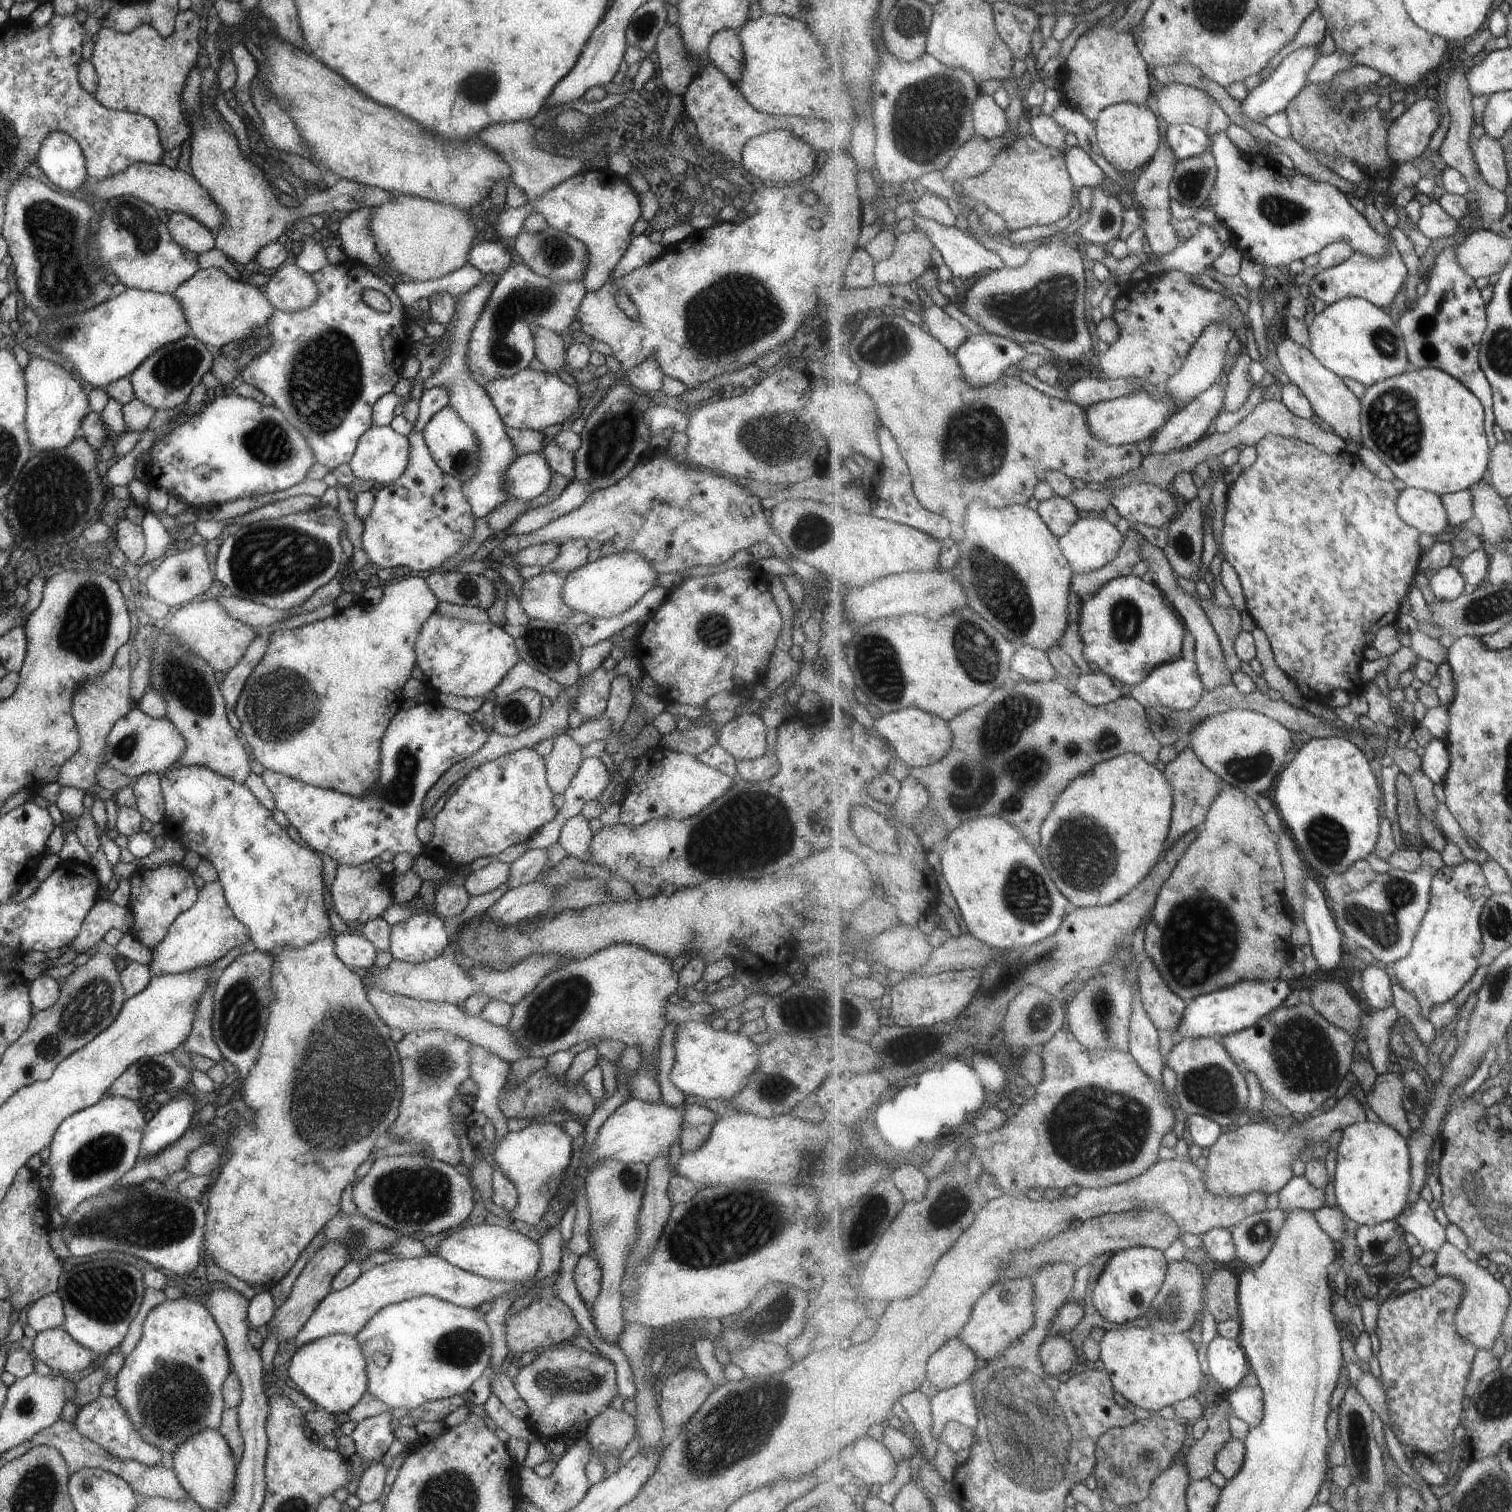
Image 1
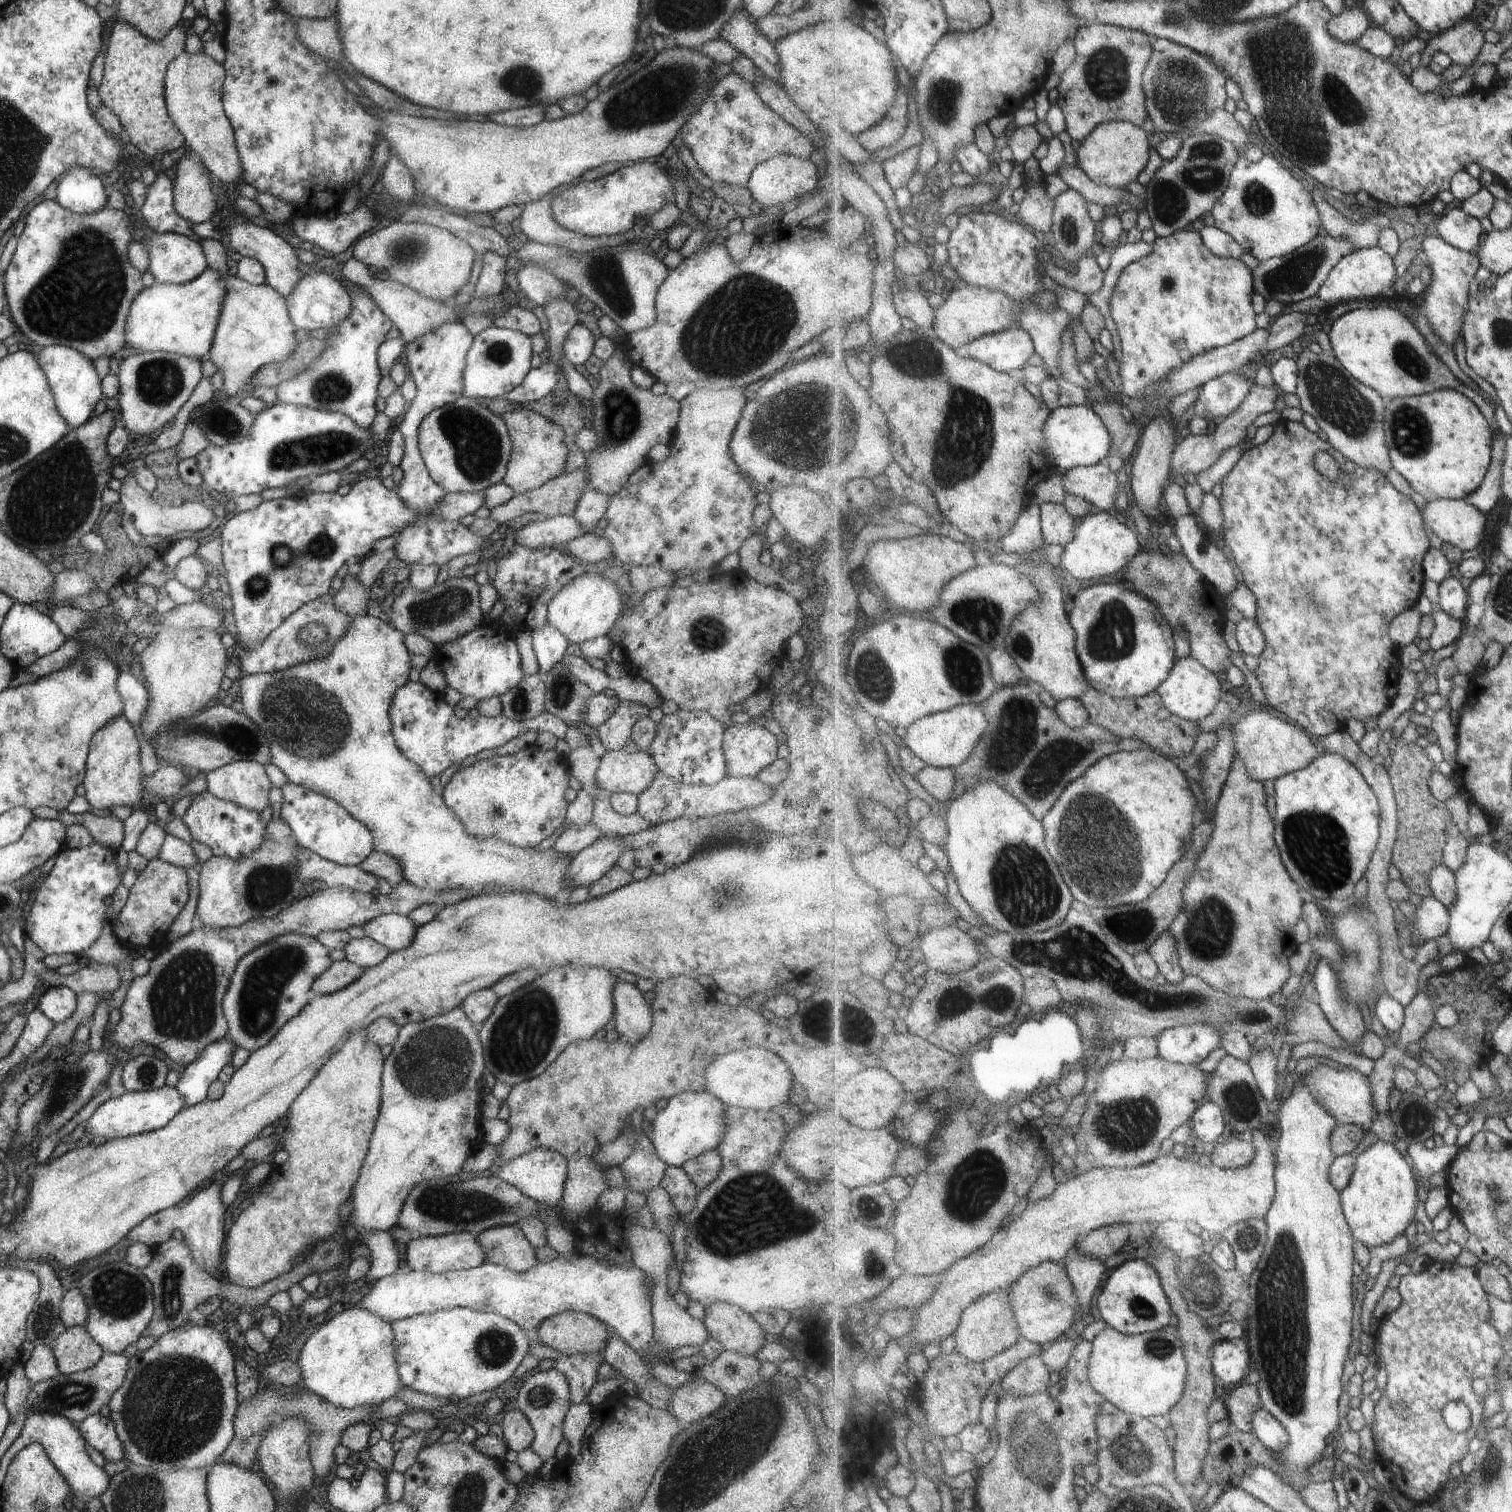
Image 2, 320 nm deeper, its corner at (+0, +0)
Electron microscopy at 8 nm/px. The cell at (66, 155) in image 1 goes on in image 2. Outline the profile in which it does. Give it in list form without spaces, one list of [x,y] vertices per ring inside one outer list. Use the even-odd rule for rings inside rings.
[[[70,168],[59,176],[58,181],[55,201],[59,203],[59,206],[70,210],[72,213],[87,215],[89,213],[94,213],[103,208],[104,205],[107,205],[106,200],[108,189],[103,187],[101,180],[91,172],[90,168]]]

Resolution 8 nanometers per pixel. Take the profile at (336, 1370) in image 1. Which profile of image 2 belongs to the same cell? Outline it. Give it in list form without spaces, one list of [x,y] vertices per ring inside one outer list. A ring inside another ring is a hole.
[[[349,1307],[323,1322],[305,1340],[296,1361],[300,1366],[301,1385],[333,1406],[350,1409],[361,1405],[381,1405],[385,1399],[395,1395],[403,1387],[397,1374],[393,1339],[389,1321],[379,1318],[367,1309]]]

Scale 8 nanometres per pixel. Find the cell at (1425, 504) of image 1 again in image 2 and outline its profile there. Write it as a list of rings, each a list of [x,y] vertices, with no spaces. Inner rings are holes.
[[[1437,499],[1427,503],[1423,512],[1426,526],[1433,530],[1444,543],[1459,547],[1466,555],[1478,554],[1479,544],[1485,538],[1487,516],[1466,499]]]

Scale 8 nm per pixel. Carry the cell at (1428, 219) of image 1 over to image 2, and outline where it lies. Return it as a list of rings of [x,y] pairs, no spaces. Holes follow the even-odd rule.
[[[1455,207],[1447,210],[1444,215],[1438,216],[1437,219],[1439,236],[1443,237],[1451,246],[1457,247],[1462,251],[1479,254],[1487,232],[1483,229],[1477,217],[1467,214],[1463,207]]]

